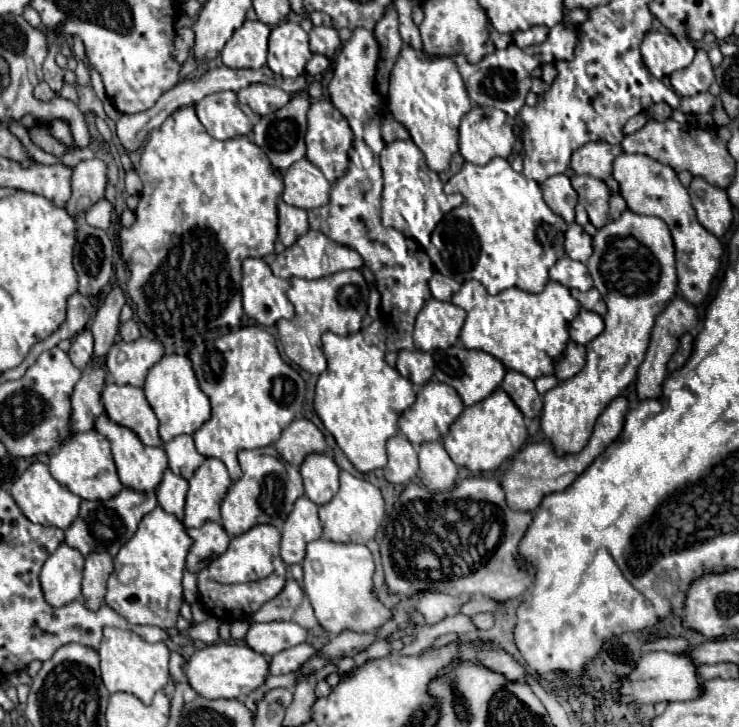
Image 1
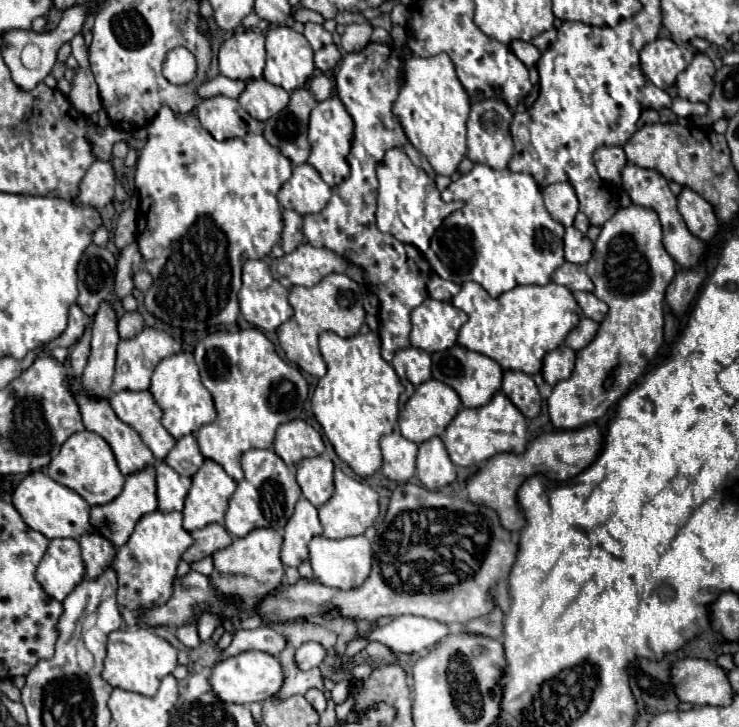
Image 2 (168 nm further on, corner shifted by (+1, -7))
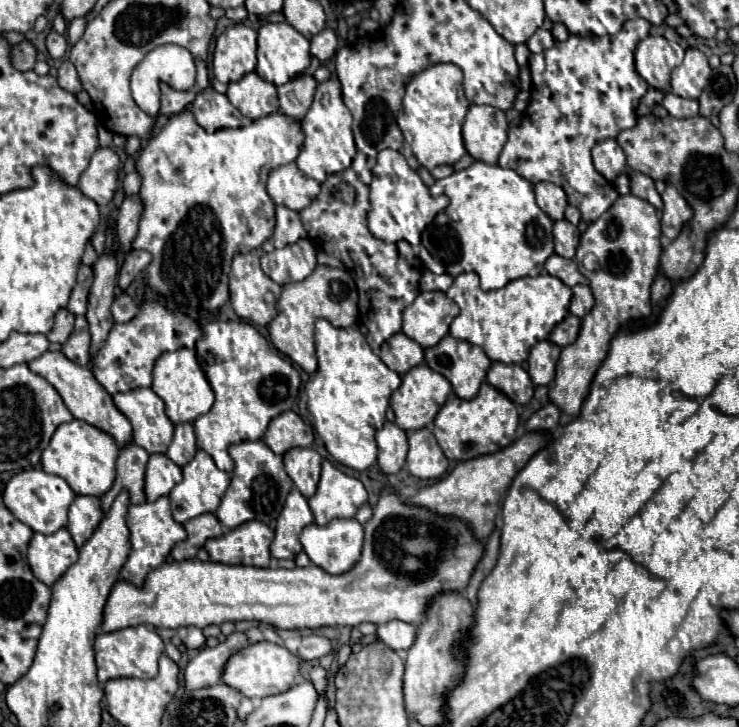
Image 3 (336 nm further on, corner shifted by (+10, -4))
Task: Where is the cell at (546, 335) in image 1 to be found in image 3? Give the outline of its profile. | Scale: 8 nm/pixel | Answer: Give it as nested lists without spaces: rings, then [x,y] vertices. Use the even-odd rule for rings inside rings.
[[[462,273],[454,279],[446,295],[460,307],[460,315],[450,325],[450,335],[454,339],[482,347],[492,361],[524,363],[530,349],[548,339],[554,325],[568,315],[572,289],[560,279],[542,273],[538,277],[514,279],[496,291],[482,291],[476,273]]]

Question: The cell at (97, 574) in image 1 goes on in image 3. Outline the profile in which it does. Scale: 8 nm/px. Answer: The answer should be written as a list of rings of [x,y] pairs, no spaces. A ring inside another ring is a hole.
[[[78,495],[70,507],[68,527],[66,527],[78,549],[92,537],[92,533],[94,533],[94,529],[98,529],[100,521],[102,521],[100,499],[88,497],[88,495]]]

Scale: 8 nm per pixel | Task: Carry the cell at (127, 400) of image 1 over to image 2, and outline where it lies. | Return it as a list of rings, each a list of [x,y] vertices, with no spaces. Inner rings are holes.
[[[123,390],[111,396],[109,402],[115,414],[139,432],[141,440],[147,444],[153,456],[157,460],[165,460],[167,452],[175,446],[177,440],[163,428],[161,424],[163,412],[157,406],[153,394],[149,390],[143,390],[143,392]]]

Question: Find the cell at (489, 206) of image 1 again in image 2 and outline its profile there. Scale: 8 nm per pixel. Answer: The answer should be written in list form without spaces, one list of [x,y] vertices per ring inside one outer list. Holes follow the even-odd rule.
[[[475,164],[475,168],[469,174],[463,174],[459,180],[451,182],[449,186],[441,192],[441,198],[445,202],[463,200],[463,218],[465,218],[465,228],[457,230],[447,230],[447,232],[437,232],[435,240],[439,244],[437,256],[445,264],[445,268],[451,272],[451,280],[457,284],[463,284],[467,280],[473,280],[481,284],[493,298],[499,294],[521,286],[521,284],[549,284],[551,274],[555,268],[559,268],[565,258],[563,258],[563,232],[565,228],[555,222],[549,212],[545,210],[543,196],[535,180],[527,174],[517,174],[511,170],[493,170],[487,164]]]

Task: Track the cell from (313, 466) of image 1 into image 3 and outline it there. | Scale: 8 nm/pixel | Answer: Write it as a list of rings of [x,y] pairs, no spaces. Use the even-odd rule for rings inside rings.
[[[296,447],[284,453],[284,465],[286,465],[286,473],[288,477],[294,481],[296,489],[310,499],[316,493],[318,481],[320,481],[320,465],[322,465],[322,457],[306,447]]]

